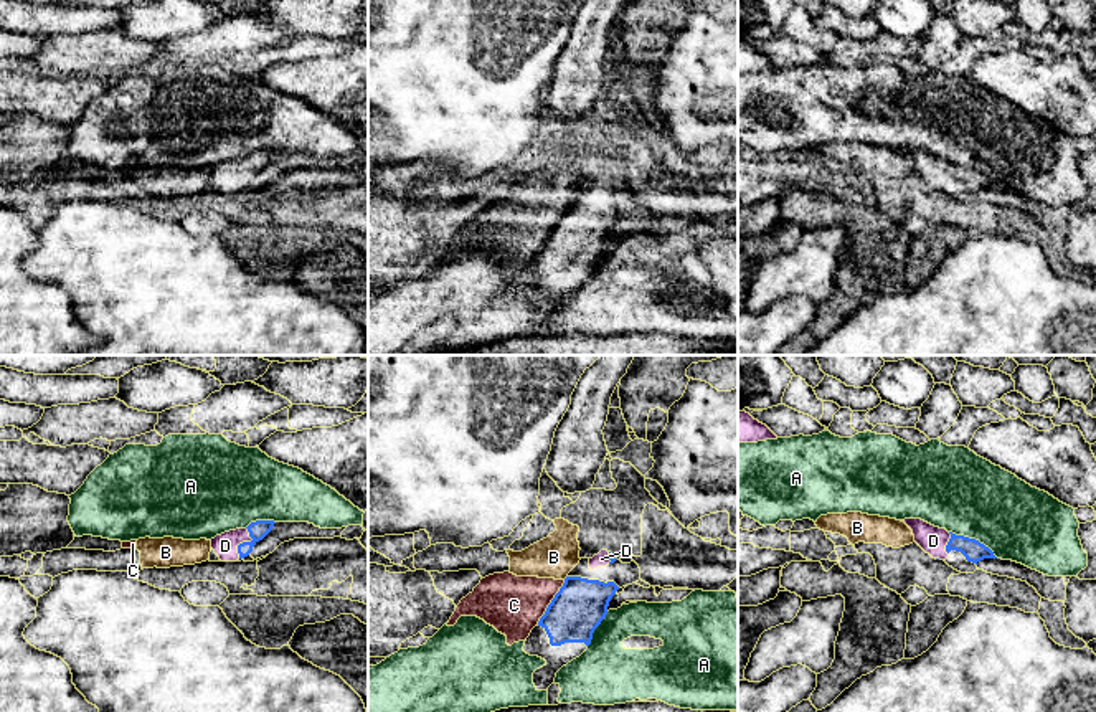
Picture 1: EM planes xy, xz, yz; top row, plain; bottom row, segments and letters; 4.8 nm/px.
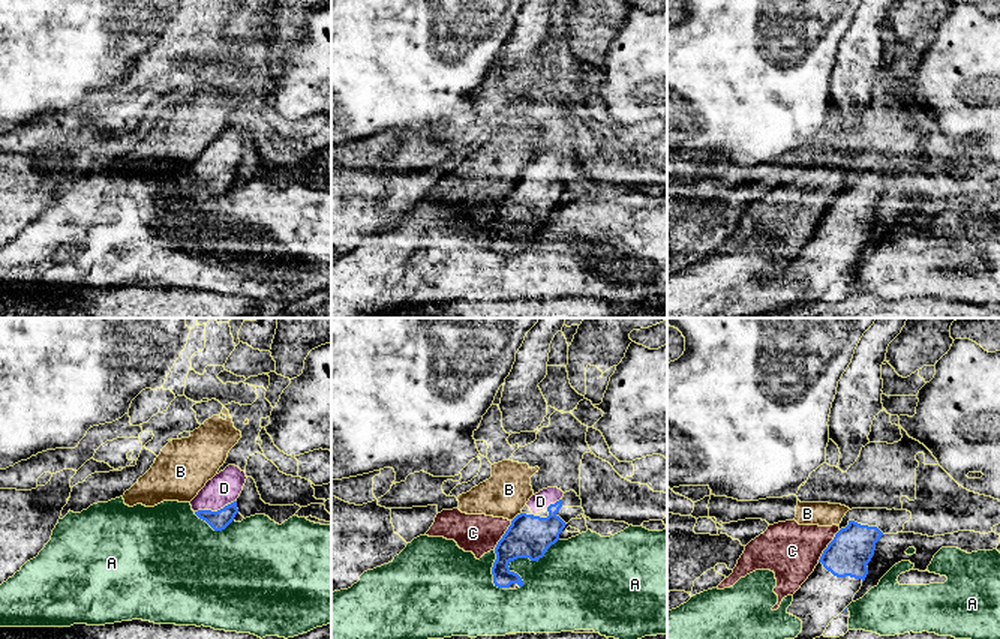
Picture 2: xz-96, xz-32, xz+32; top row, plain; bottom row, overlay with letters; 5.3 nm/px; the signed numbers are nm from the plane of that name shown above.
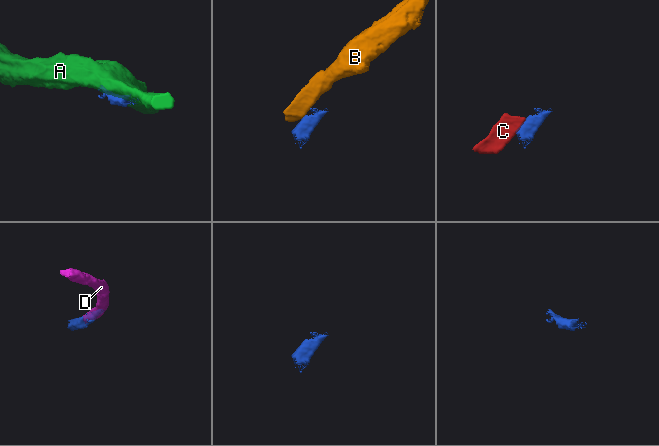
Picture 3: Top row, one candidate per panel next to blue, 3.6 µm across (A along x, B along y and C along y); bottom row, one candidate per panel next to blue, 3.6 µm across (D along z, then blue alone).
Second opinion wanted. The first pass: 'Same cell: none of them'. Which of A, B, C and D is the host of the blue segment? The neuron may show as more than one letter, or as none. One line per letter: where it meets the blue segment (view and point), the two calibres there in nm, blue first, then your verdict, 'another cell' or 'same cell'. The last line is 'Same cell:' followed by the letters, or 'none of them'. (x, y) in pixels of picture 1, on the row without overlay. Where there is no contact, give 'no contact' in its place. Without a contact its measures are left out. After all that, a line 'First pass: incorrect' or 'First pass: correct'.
A: yz (974, 169) | 100/400 nm | another cell
B: no contact | another cell
C: xz (552, 232) | 260/280 nm | another cell
D: xy (245, 172) | 90/120 nm | same cell
Same cell: D
First pass: incorrect

